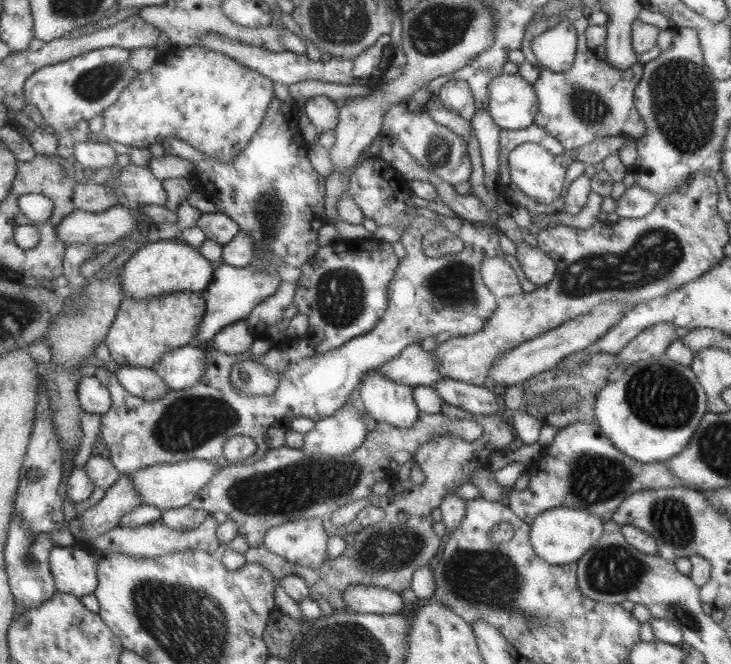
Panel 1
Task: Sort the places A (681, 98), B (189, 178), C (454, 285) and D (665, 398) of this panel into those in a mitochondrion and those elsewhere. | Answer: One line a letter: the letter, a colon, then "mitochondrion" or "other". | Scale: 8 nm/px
A: mitochondrion
B: other
C: mitochondrion
D: mitochondrion

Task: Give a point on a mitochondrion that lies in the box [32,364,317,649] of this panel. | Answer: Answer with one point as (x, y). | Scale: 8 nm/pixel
(188, 423)

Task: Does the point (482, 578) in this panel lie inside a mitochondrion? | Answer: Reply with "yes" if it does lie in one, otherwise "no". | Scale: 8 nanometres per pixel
yes

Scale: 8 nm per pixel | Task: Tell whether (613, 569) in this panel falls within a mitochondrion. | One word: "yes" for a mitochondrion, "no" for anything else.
yes

